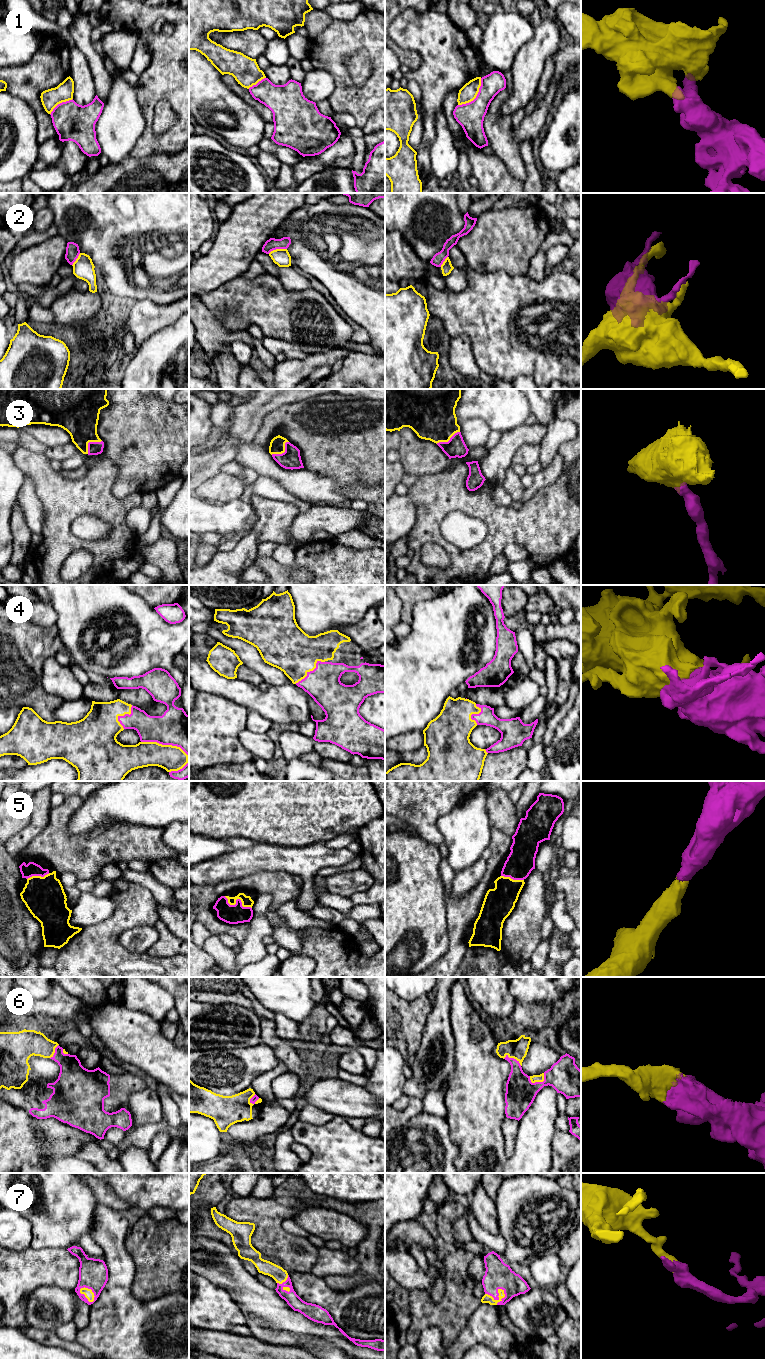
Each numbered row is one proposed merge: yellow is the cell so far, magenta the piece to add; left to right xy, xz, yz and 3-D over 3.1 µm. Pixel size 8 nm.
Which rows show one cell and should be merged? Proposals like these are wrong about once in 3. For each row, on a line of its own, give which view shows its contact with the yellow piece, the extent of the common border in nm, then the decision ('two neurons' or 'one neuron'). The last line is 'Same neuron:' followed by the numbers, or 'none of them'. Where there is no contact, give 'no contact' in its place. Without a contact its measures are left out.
1: contact in yz; length 300 nm; two neurons
2: contact in xz; length 160 nm; two neurons
3: contact in xz; length 180 nm; one neuron
4: contact in xy; length 420 nm; one neuron
5: contact in xz; length 240 nm; one neuron
6: contact in yz; length 140 nm; one neuron
7: contact in yz; length 170 nm; one neuron
Same neuron: 3, 4, 5, 6, 7

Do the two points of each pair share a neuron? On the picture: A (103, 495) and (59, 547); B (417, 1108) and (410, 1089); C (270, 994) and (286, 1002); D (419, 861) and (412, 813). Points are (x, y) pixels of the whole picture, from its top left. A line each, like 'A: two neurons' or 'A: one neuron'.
A: one neuron
B: two neurons
C: one neuron
D: two neurons

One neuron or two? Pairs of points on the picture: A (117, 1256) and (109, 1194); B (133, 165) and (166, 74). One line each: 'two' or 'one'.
A: two
B: two

